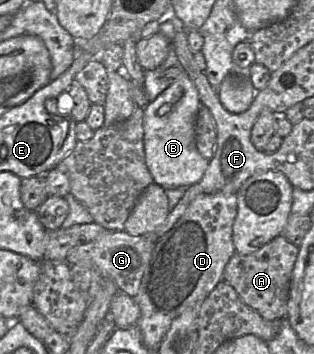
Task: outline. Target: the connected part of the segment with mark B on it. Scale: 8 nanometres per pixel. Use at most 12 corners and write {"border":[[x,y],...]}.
{"border":[[186,73],[144,108],[145,162],[165,190],[201,180]]}

